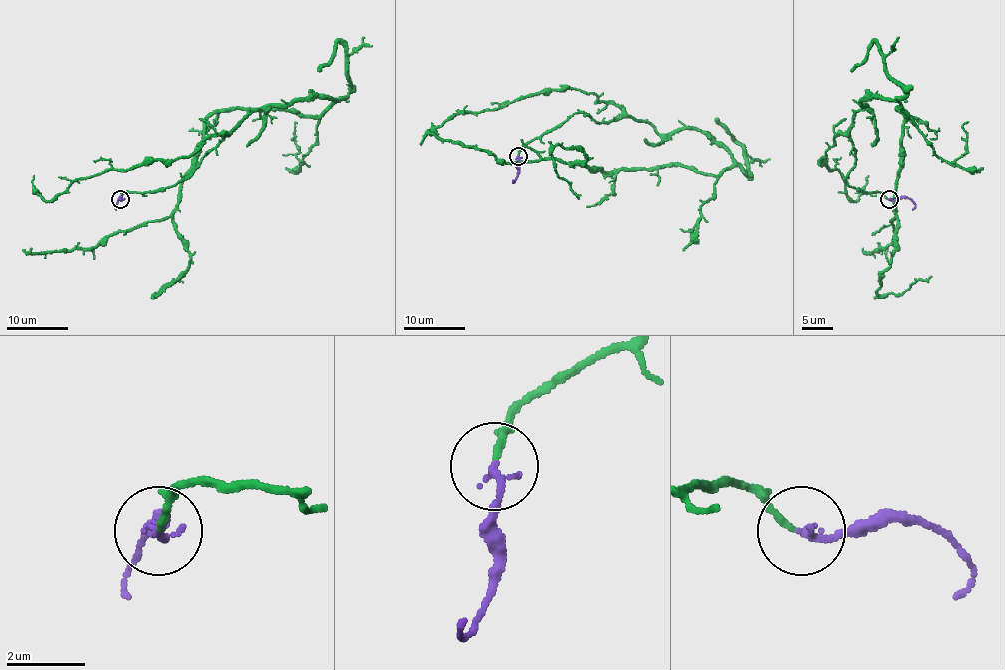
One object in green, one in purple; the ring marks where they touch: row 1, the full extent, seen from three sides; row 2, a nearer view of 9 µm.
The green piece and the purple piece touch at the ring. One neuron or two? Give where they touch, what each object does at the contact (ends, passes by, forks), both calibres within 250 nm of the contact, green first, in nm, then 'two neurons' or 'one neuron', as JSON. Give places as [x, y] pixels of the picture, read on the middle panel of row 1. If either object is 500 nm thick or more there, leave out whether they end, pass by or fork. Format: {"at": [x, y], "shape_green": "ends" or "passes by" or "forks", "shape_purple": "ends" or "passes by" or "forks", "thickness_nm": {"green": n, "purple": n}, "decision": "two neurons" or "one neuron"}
{"at": [518, 156], "shape_green": "ends", "shape_purple": "ends", "thickness_nm": {"green": 150, "purple": 200}, "decision": "one neuron"}

